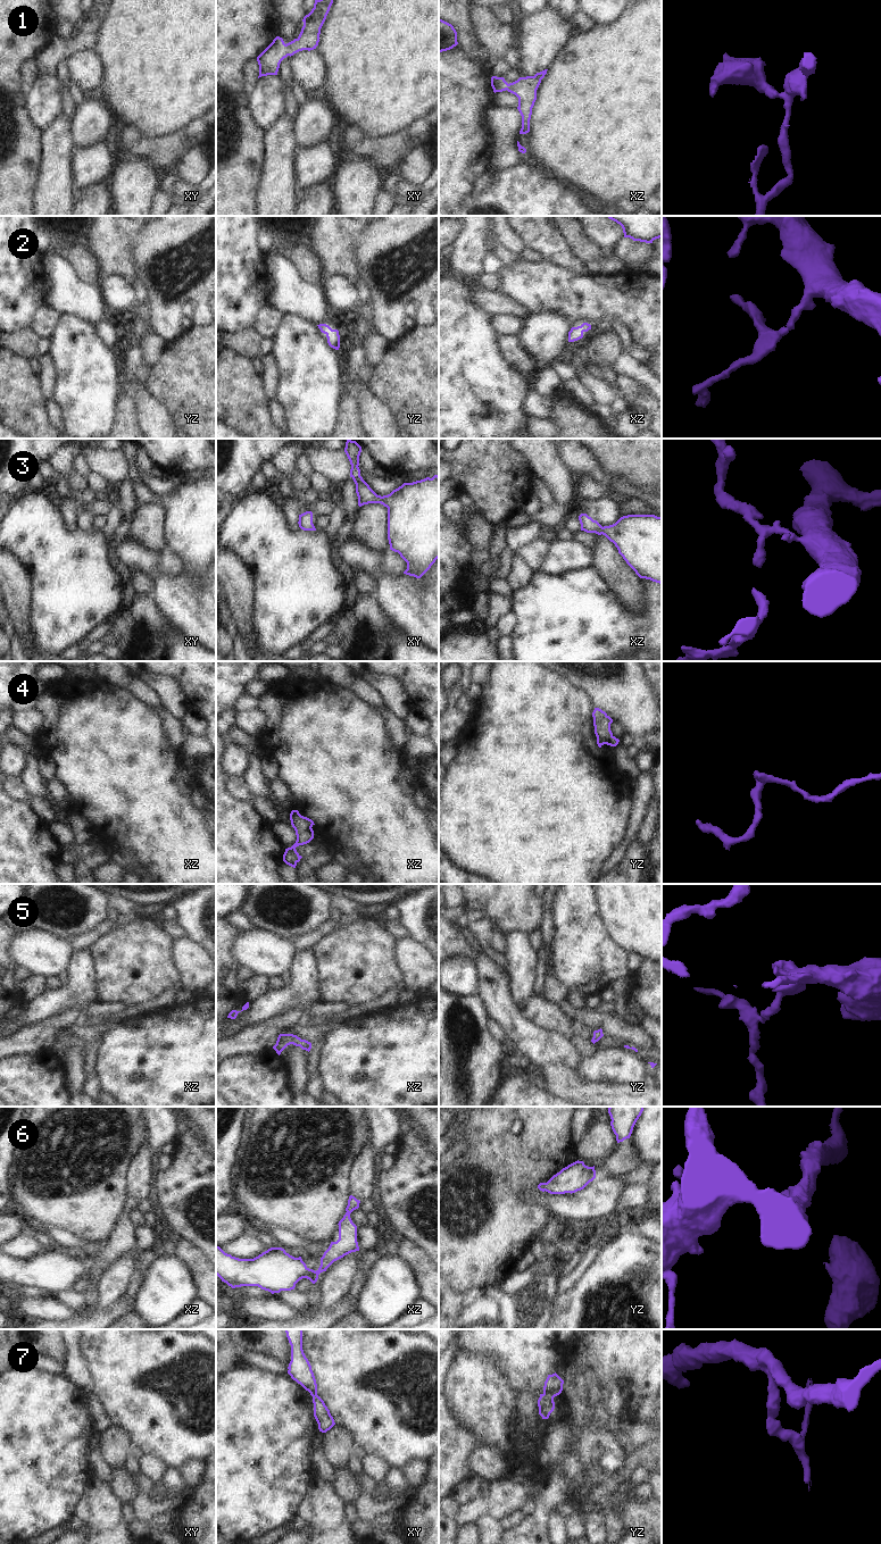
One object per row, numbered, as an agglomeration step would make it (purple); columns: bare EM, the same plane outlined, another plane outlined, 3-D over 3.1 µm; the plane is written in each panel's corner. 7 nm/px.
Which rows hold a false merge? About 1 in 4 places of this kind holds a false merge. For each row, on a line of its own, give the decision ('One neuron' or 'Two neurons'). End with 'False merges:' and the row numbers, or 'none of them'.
1: One neuron
2: One neuron
3: One neuron
4: One neuron
5: One neuron
6: One neuron
7: Two neurons
False merges: 7.

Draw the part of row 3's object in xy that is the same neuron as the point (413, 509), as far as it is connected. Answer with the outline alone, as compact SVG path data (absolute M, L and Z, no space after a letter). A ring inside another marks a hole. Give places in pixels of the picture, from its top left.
M347 440L344 452L350 461L350 477L356 484L358 506L381 503L388 508L388 540L390 550L398 552L407 562L404 574L421 578L439 558L439 476L404 483L388 495L377 495L360 476L361 446Z

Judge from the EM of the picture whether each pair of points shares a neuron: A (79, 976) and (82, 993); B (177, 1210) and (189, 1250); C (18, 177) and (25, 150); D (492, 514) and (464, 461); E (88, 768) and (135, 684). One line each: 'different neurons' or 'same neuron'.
A: same neuron
B: different neurons
C: same neuron
D: same neuron
E: different neurons

